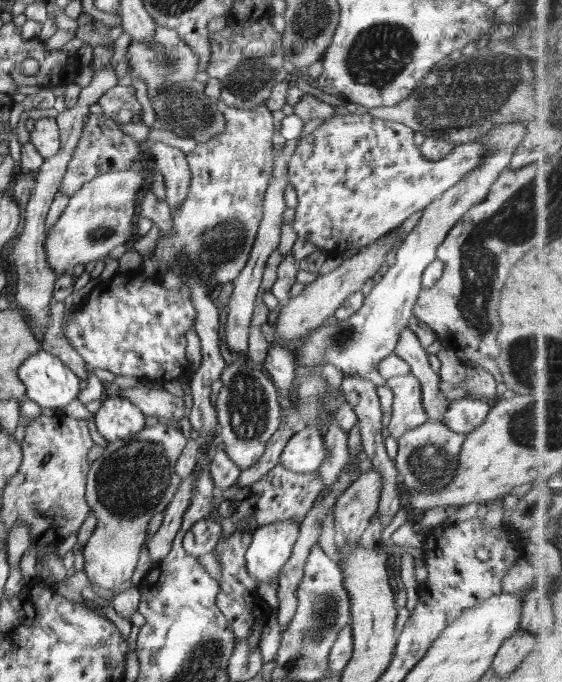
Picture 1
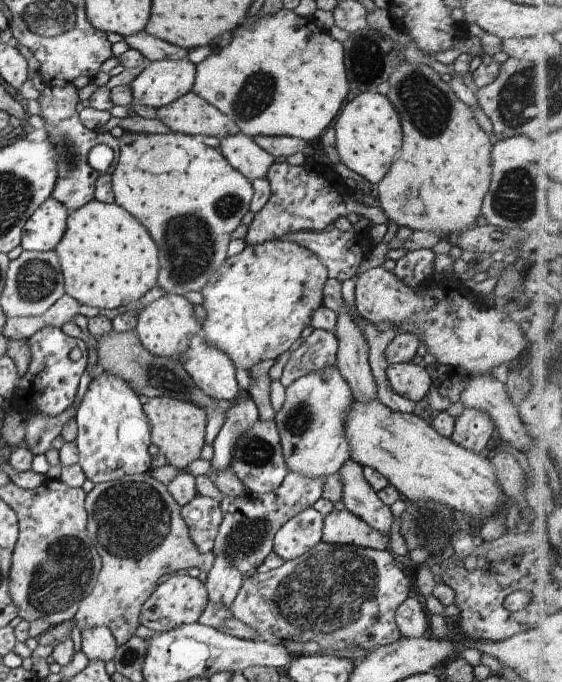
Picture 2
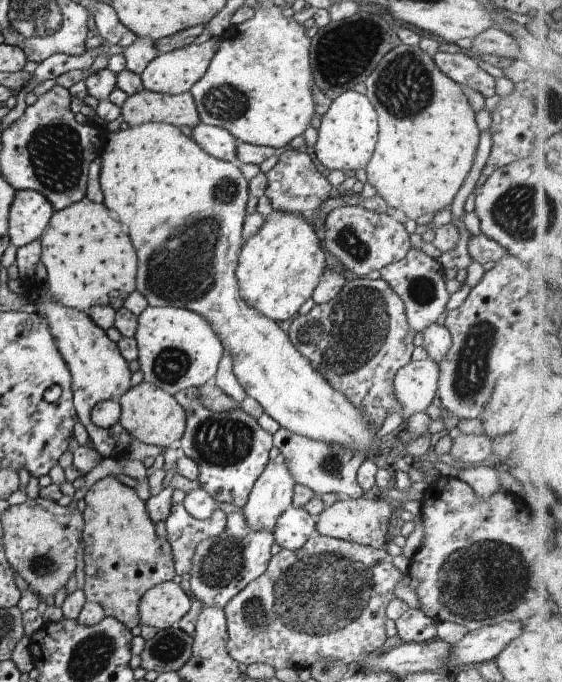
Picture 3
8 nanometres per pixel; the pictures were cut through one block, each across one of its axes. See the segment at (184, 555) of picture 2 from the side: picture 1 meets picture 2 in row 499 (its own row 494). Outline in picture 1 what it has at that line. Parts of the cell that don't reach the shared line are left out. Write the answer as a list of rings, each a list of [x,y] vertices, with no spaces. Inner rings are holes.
[[[161,421],[151,428],[144,427],[138,434],[108,442],[101,456],[90,464],[85,497],[97,518],[95,529],[83,550],[84,572],[90,583],[113,590],[132,578],[140,556],[141,547],[148,540],[148,523],[157,512],[164,512],[172,502],[180,479],[176,474],[176,461],[186,446],[188,432],[181,425]]]

